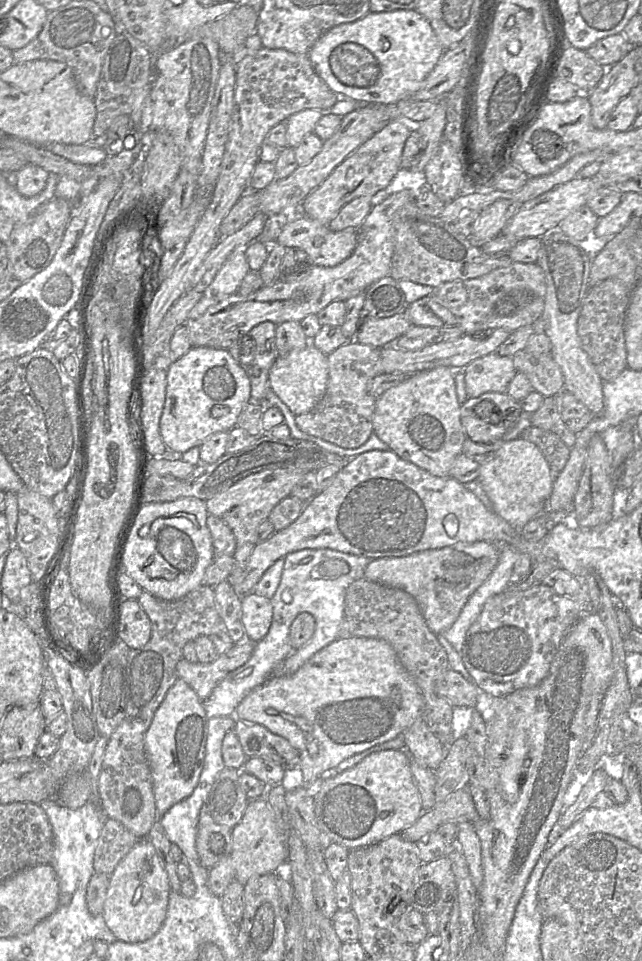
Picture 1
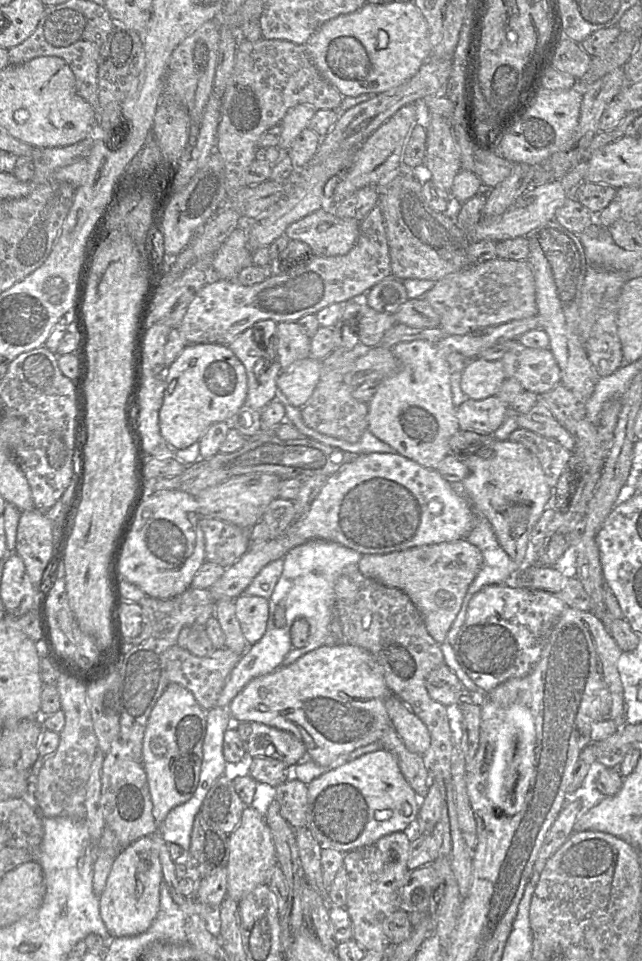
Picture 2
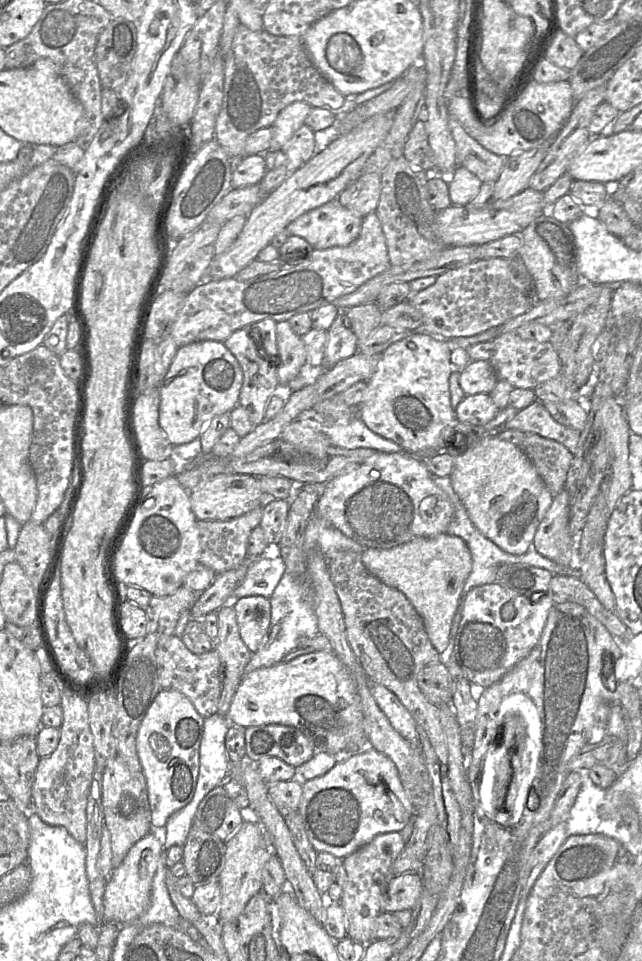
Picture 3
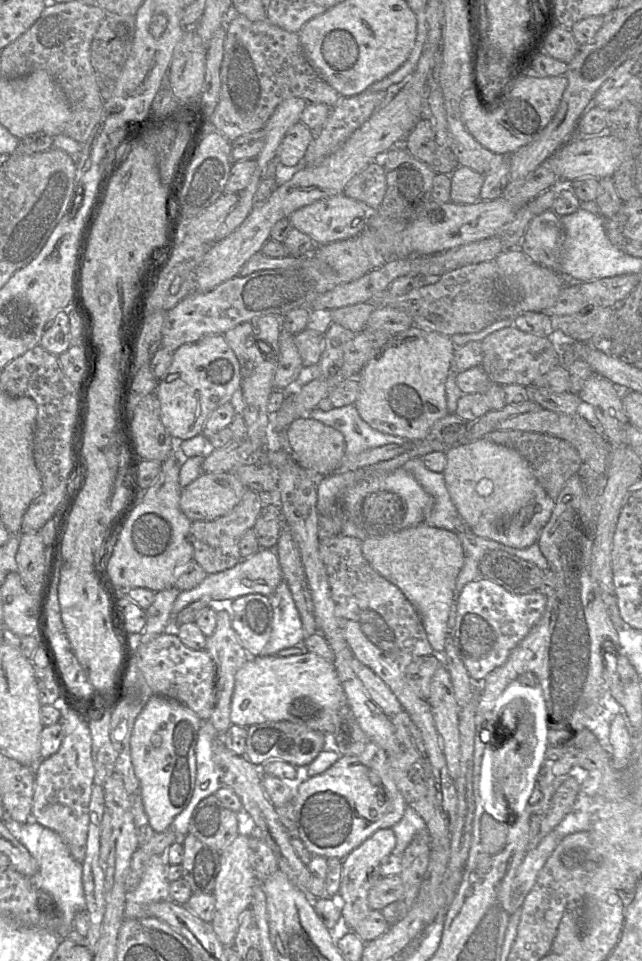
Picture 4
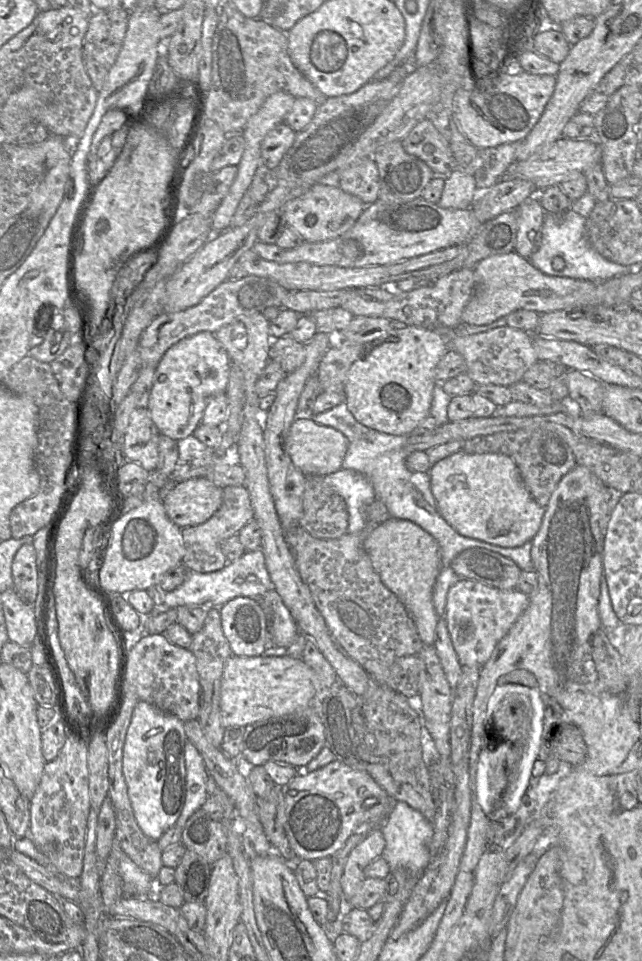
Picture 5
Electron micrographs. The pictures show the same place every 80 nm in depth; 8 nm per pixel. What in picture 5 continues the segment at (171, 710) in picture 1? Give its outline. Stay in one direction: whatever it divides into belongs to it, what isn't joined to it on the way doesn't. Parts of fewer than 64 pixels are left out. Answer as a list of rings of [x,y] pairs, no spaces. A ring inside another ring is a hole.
[[[145,701],[136,704],[124,742],[122,770],[136,822],[142,832],[155,841],[176,823],[185,803],[187,785],[184,747],[187,741],[184,722],[178,717]]]

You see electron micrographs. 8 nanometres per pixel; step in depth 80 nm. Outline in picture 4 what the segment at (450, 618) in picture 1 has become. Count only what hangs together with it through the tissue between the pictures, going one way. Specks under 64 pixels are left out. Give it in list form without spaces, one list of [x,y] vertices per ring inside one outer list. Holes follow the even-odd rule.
[[[422,523],[385,536],[367,536],[362,541],[361,550],[371,568],[398,587],[412,604],[422,621],[434,654],[442,654],[447,638],[448,618],[452,603],[455,601],[456,580],[465,562],[463,546],[457,535]]]

